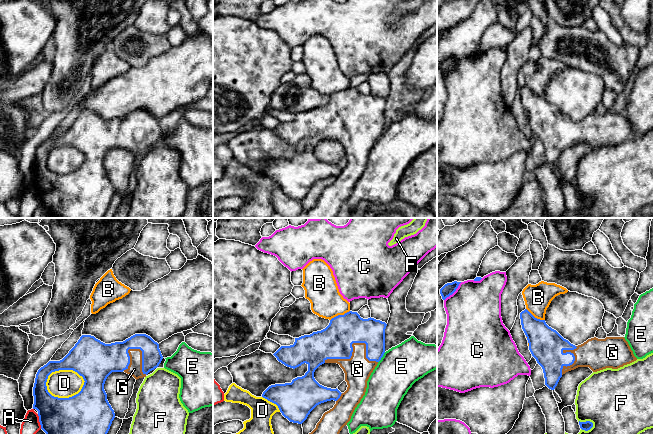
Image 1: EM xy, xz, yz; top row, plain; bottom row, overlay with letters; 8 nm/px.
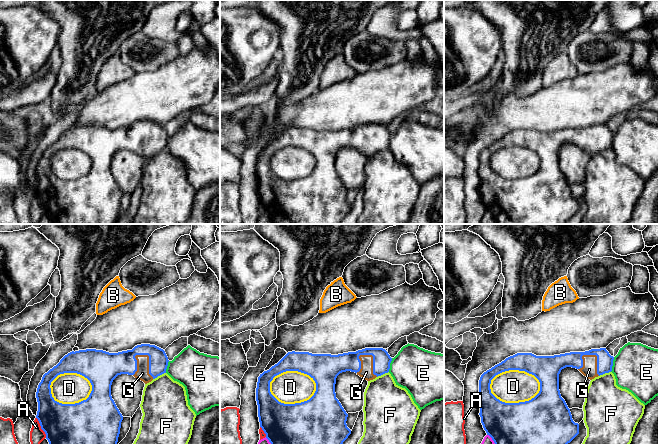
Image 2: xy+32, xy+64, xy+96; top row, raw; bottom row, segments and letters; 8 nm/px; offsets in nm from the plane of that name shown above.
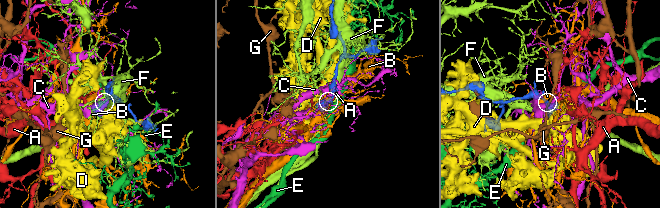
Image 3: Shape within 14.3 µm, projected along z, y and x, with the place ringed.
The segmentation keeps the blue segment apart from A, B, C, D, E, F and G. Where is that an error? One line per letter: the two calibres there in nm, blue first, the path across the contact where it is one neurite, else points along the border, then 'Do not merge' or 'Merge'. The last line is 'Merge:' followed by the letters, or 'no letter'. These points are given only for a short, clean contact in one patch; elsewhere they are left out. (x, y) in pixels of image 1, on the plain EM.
A: Thickness 400 nm (blue) against 150 nm. Boundary: xy (37, 190), (41, 204). Do not merge
B: Thickness 280 nm (blue) against 260 nm. Do not merge
C: Thickness 100 nm (blue) against 440 nm. Do not merge
D: Thickness 320 nm (blue) against 220 nm. Do not merge
E: Thickness 220 nm (blue) against 340 nm. Boundary: xz (385, 128), (378, 138). Do not merge
F: Thickness 70 nm (blue) against 480 nm. Do not merge
G: Thickness 280 nm (blue) against 220 nm. Merge
Merge: G

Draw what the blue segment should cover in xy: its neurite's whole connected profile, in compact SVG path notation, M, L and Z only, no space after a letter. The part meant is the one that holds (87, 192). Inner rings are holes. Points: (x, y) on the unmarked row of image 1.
M135 110L123 118L105 120L91 111L82 111L75 122L60 137L49 137L41 143L35 154L33 163L34 180L33 185L38 187L41 205L46 209L46 216L54 218L104 218L110 205L112 197L115 194L114 186L107 176L107 170L104 166L104 160L107 153L112 148L125 148L133 152L136 156L146 153L146 151L157 144L161 139L163 132L159 125L159 120L146 110ZM59 146L73 146L84 155L84 161L81 167L69 174L58 174L52 172L46 162L48 152Z

